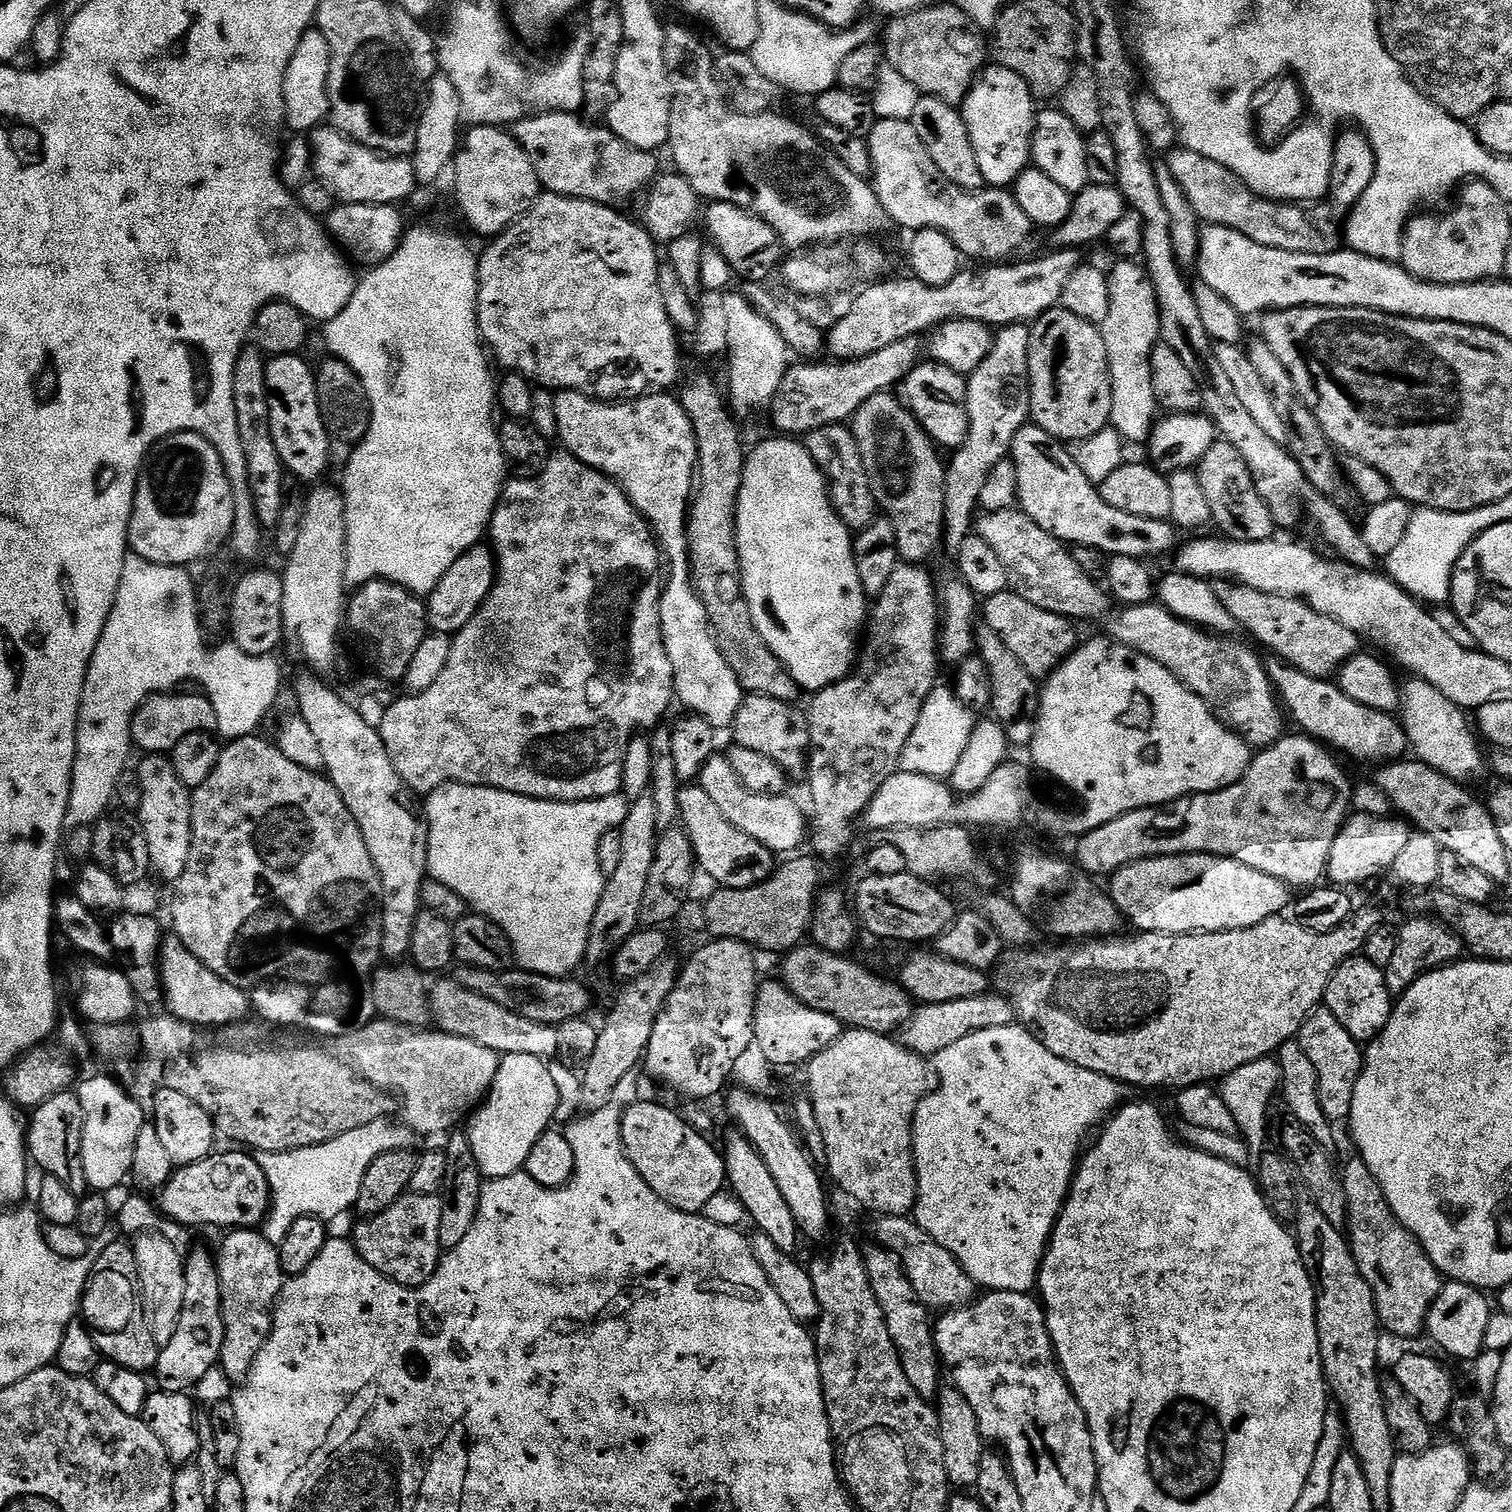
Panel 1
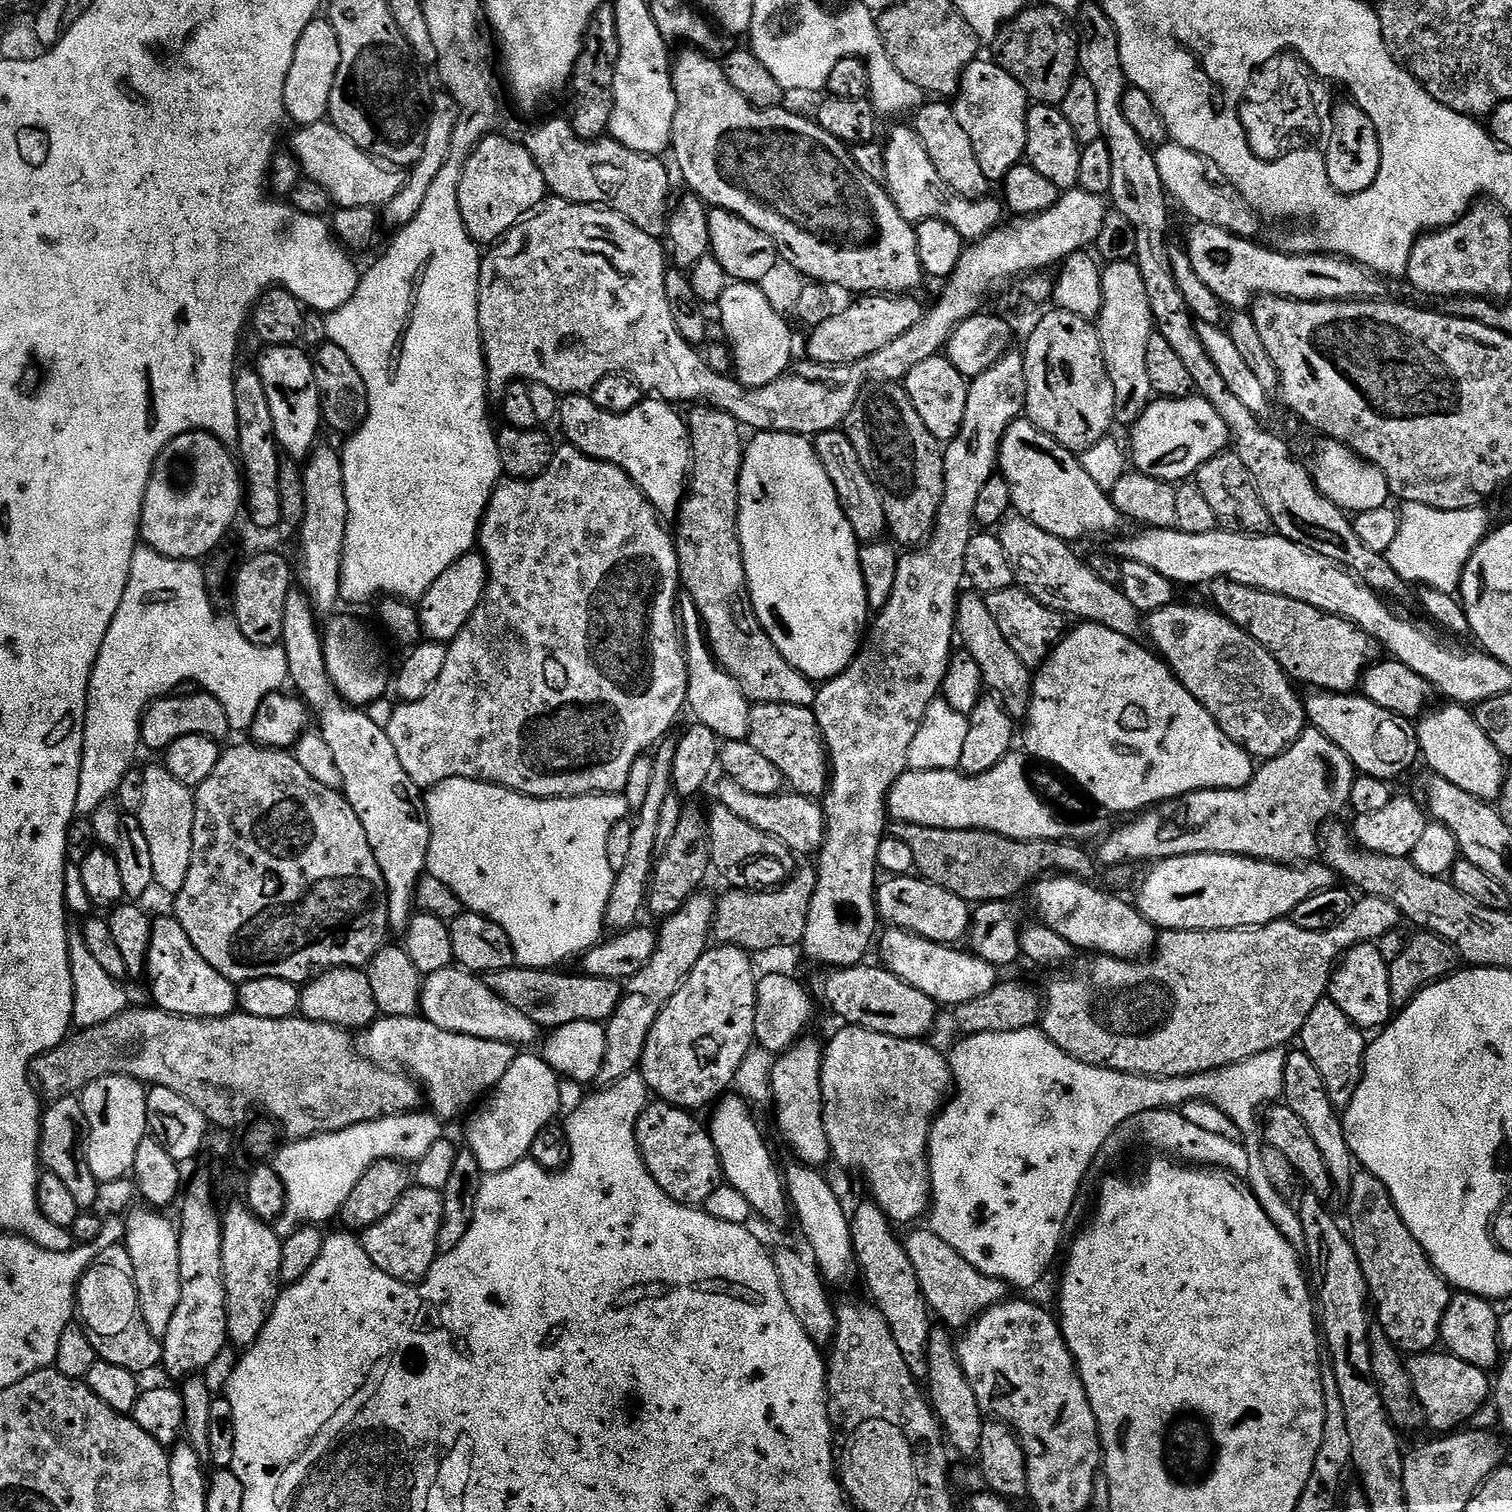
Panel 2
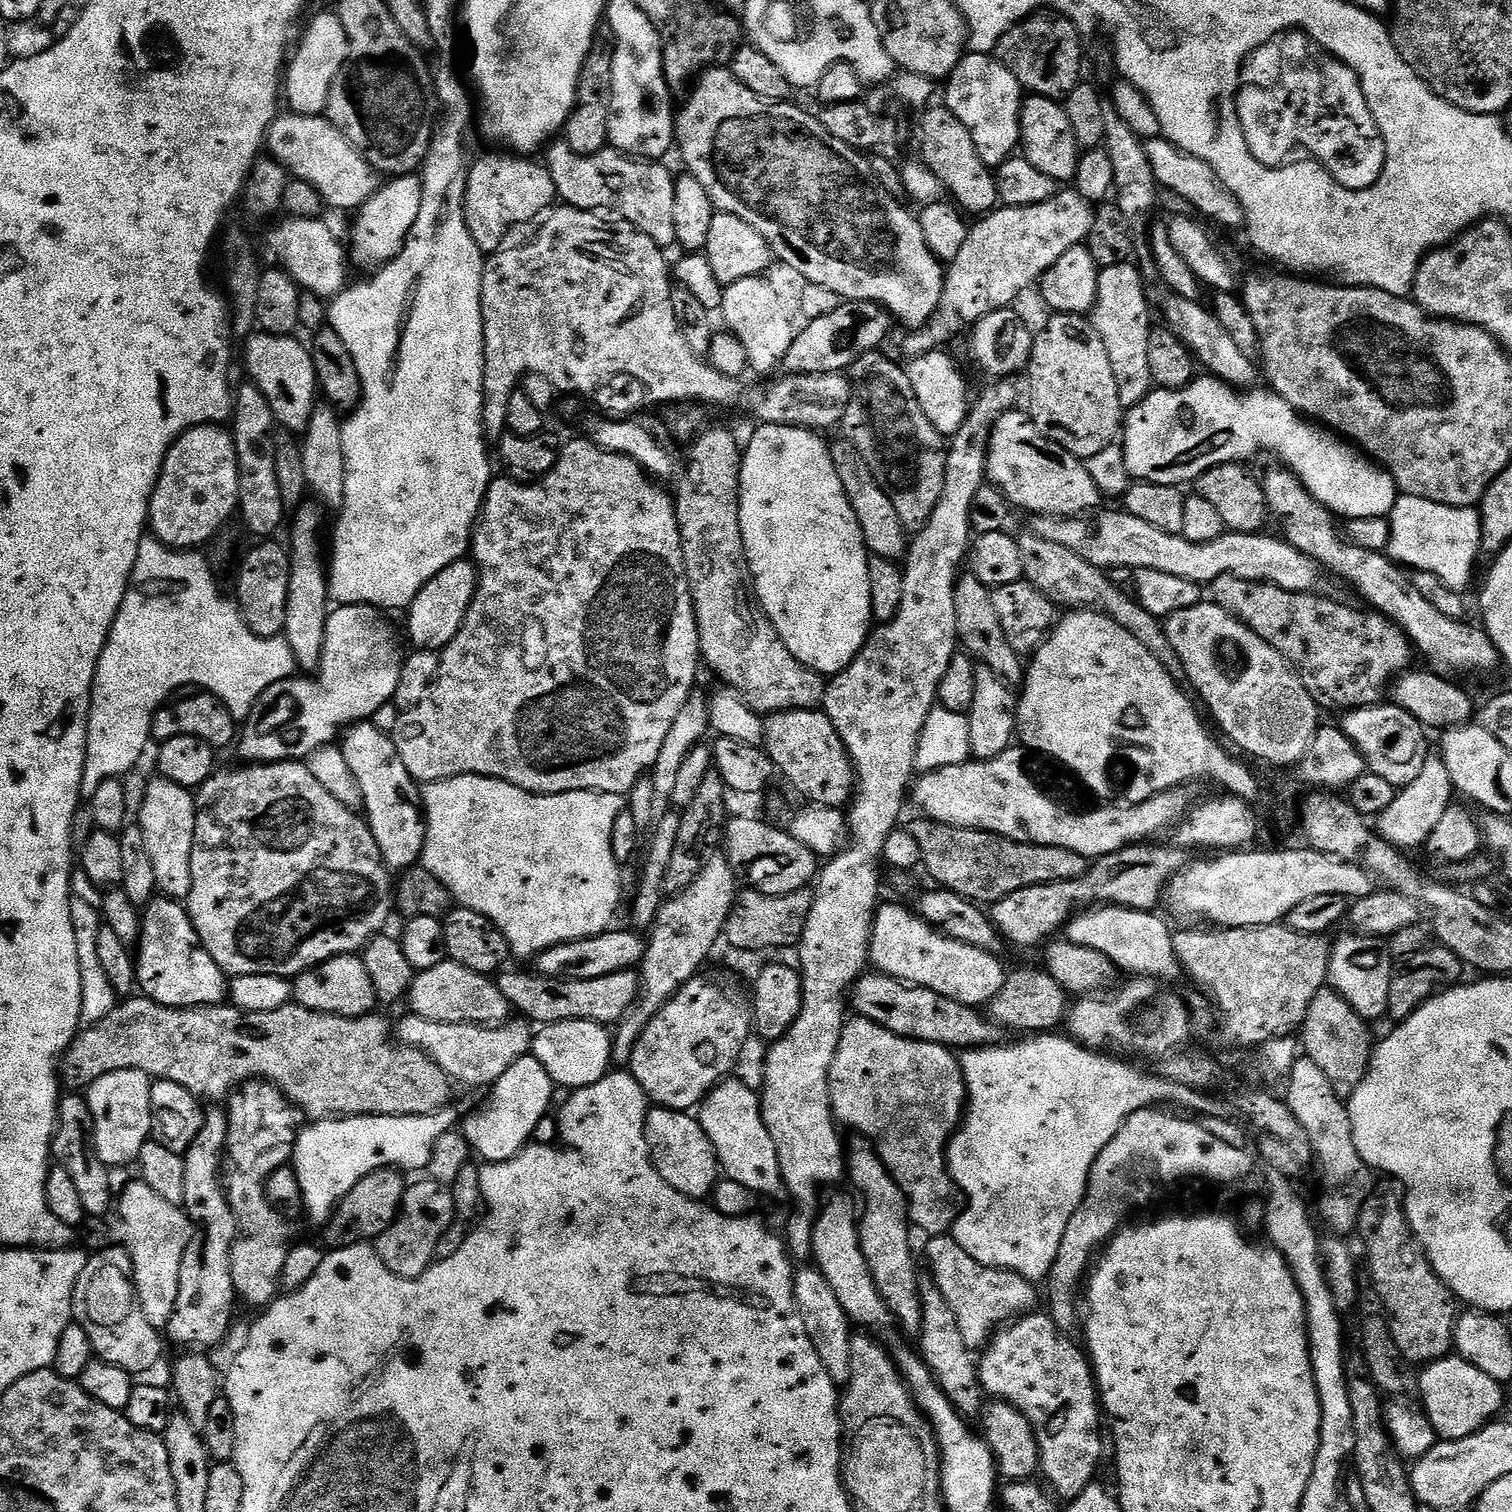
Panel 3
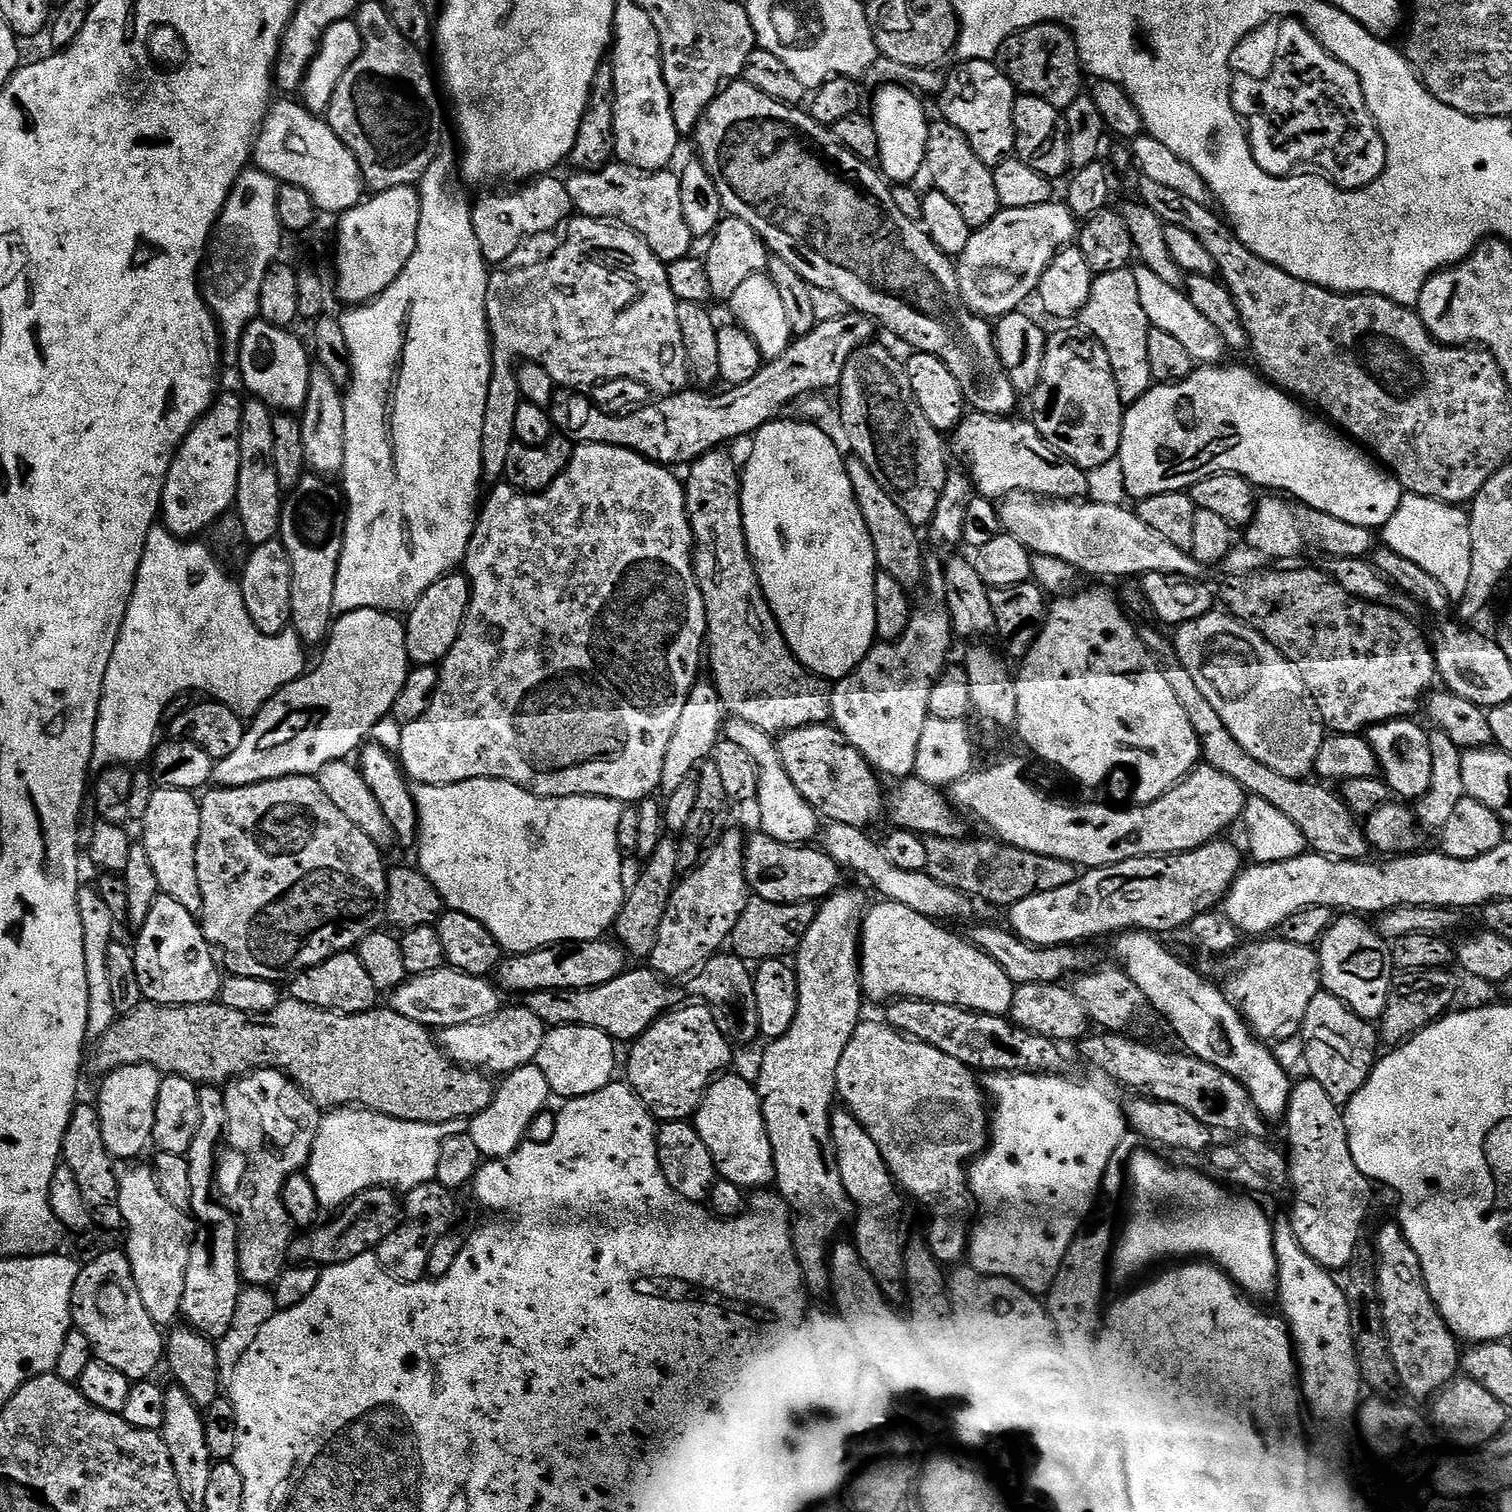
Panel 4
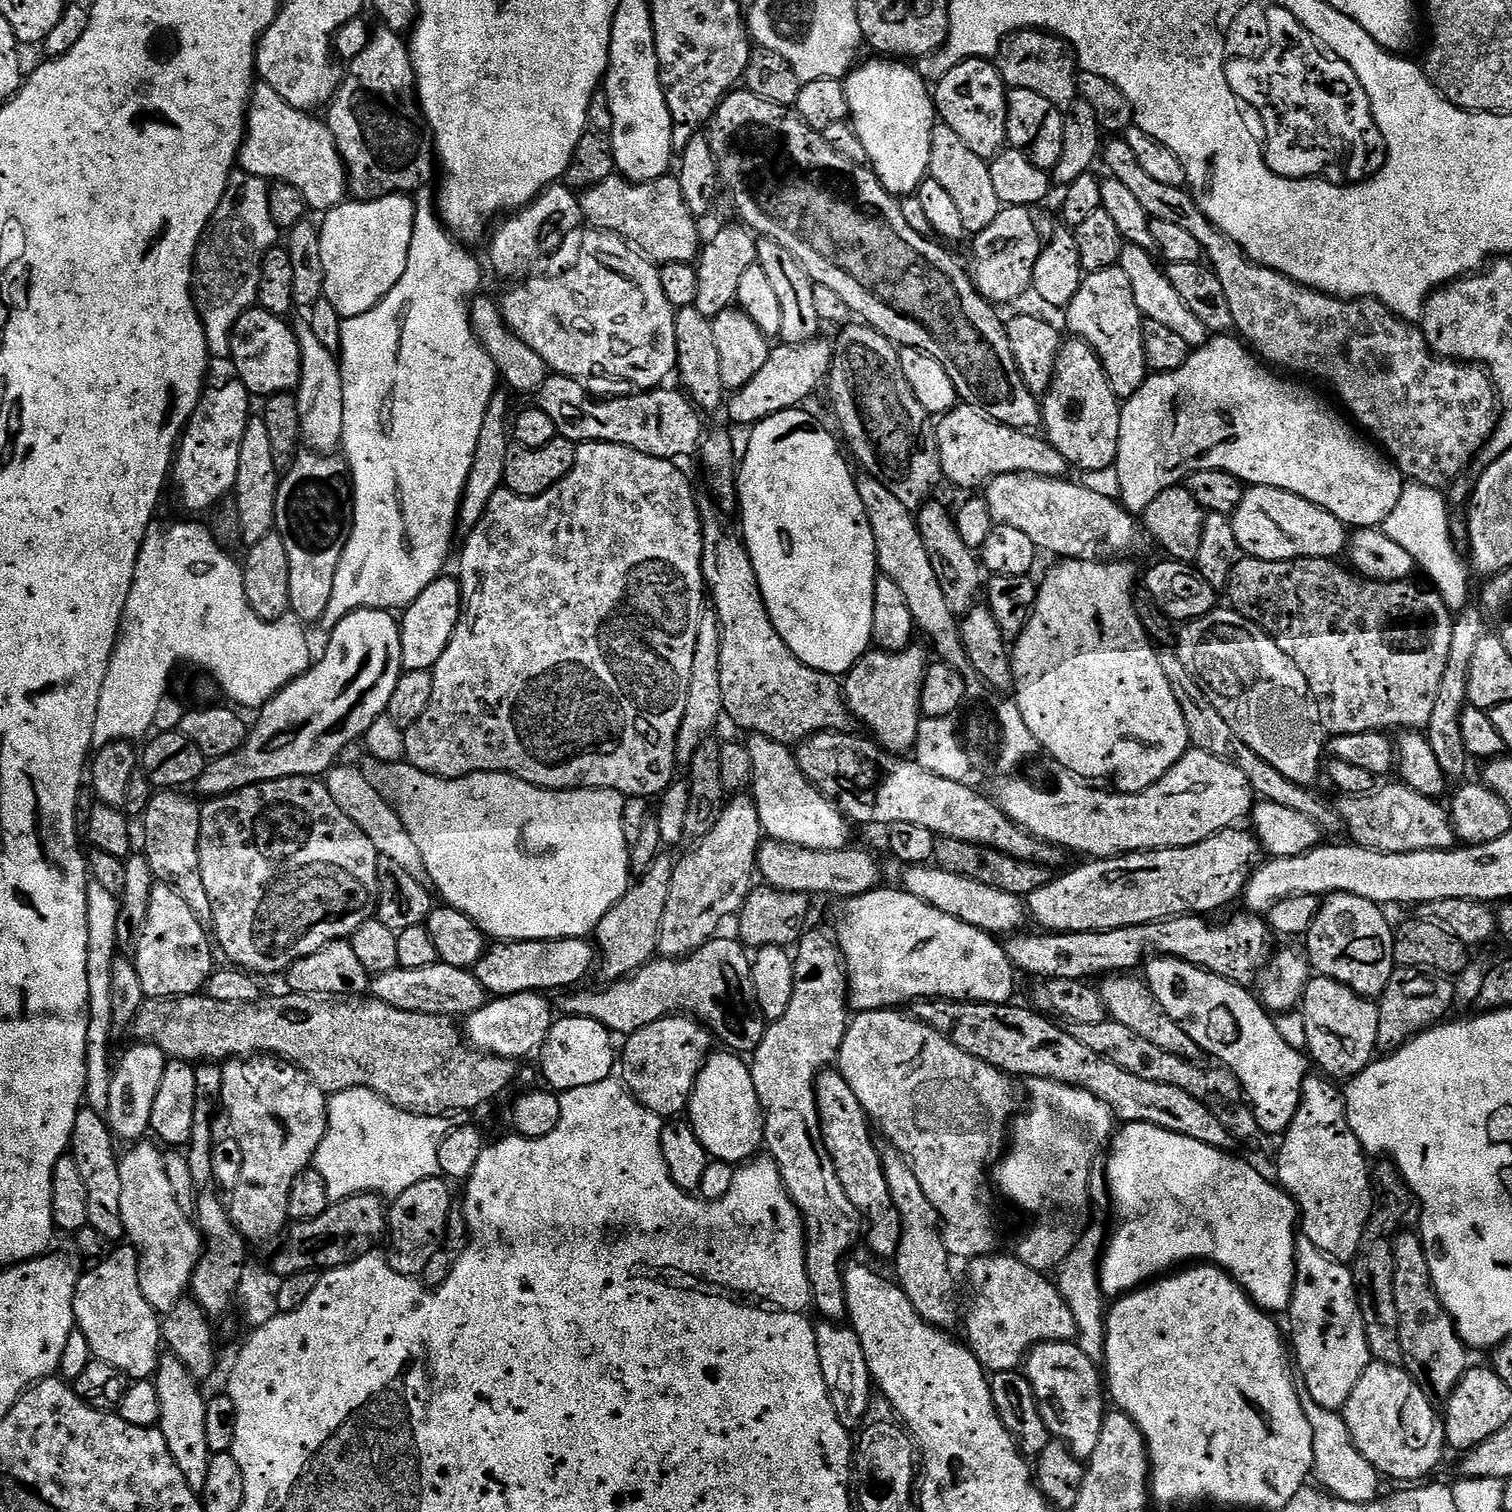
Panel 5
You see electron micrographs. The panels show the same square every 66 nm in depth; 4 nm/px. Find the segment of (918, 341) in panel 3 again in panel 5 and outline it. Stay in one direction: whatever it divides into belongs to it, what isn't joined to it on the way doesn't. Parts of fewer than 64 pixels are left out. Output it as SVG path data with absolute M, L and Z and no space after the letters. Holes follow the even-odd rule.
M1001 207L998 218L981 232L975 233L972 244L970 279L977 292L993 306L1008 304L1032 288L1034 266L1040 257L1042 241L1036 220L1027 208Z

